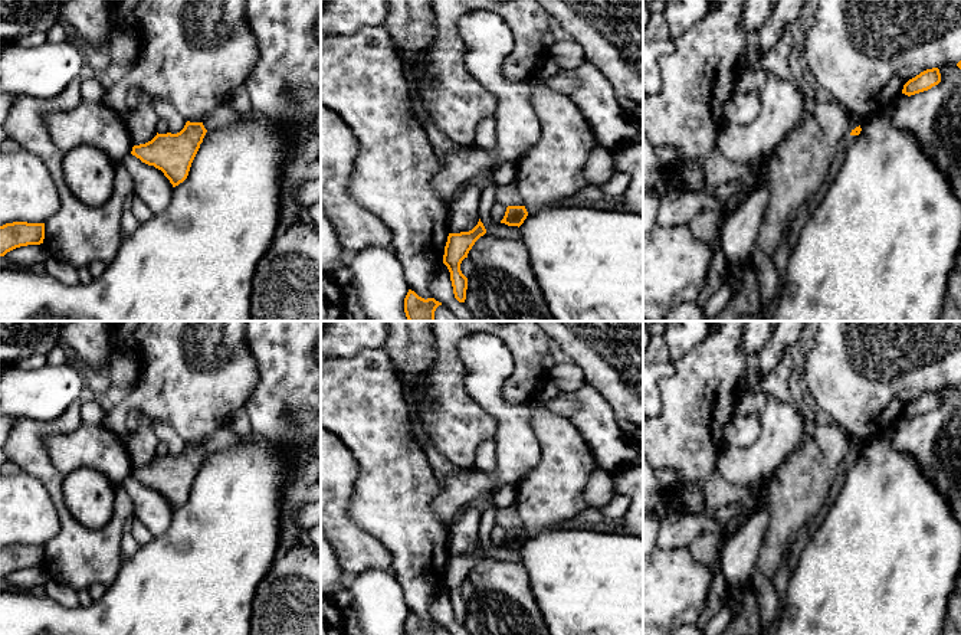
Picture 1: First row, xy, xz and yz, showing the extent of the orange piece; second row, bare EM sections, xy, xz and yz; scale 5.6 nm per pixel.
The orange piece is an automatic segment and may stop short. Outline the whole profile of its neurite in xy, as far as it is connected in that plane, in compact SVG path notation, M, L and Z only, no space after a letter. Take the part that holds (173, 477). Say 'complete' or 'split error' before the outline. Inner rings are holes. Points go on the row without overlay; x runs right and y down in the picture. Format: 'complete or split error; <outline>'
complete; M187 443L180 455L157 455L151 464L134 468L131 477L161 492L176 510L187 501L206 455L203 445Z

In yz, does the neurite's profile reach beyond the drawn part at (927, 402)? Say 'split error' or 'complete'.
complete

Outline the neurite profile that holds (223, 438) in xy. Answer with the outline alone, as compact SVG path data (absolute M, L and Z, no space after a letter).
M226 426L210 435L203 442L203 448L207 454L210 454L227 448L233 443L236 443L236 432Z

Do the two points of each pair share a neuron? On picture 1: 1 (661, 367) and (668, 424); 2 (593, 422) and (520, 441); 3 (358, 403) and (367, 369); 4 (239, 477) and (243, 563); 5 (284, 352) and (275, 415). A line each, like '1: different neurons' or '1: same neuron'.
1: different neurons
2: different neurons
3: same neuron
4: same neuron
5: same neuron

